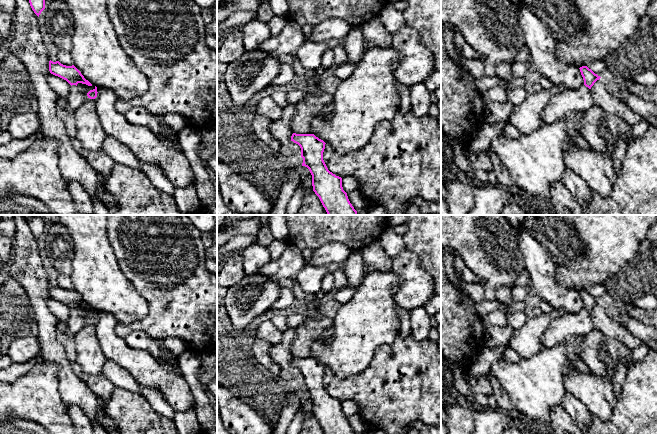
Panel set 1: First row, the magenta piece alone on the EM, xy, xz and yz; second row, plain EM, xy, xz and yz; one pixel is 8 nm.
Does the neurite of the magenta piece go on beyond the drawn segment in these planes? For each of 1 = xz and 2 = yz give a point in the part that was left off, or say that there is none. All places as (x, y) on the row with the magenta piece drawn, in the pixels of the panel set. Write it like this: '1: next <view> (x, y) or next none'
1: next none
2: next yz (562, 104)

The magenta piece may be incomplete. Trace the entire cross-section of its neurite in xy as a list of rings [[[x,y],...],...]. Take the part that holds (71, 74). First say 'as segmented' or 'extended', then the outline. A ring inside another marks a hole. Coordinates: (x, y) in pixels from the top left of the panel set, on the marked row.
extended; [[[49,61],[49,71],[51,74],[58,76],[66,80],[70,85],[70,93],[66,97],[67,109],[71,112],[75,112],[83,103],[89,98],[95,99],[97,97],[97,87],[90,90],[87,94],[84,93],[78,86],[78,83],[92,86],[92,84],[84,78],[81,72],[74,66],[66,66],[59,61]]]

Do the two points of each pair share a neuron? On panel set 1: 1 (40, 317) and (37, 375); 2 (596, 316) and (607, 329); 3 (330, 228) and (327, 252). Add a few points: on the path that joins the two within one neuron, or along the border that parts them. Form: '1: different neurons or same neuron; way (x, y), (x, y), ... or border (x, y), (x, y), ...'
1: different neurons; border (42, 360), (57, 365), (57, 379)
2: same neuron; way (599, 319), (606, 326)
3: different neurons; border (327, 243), (313, 251)

